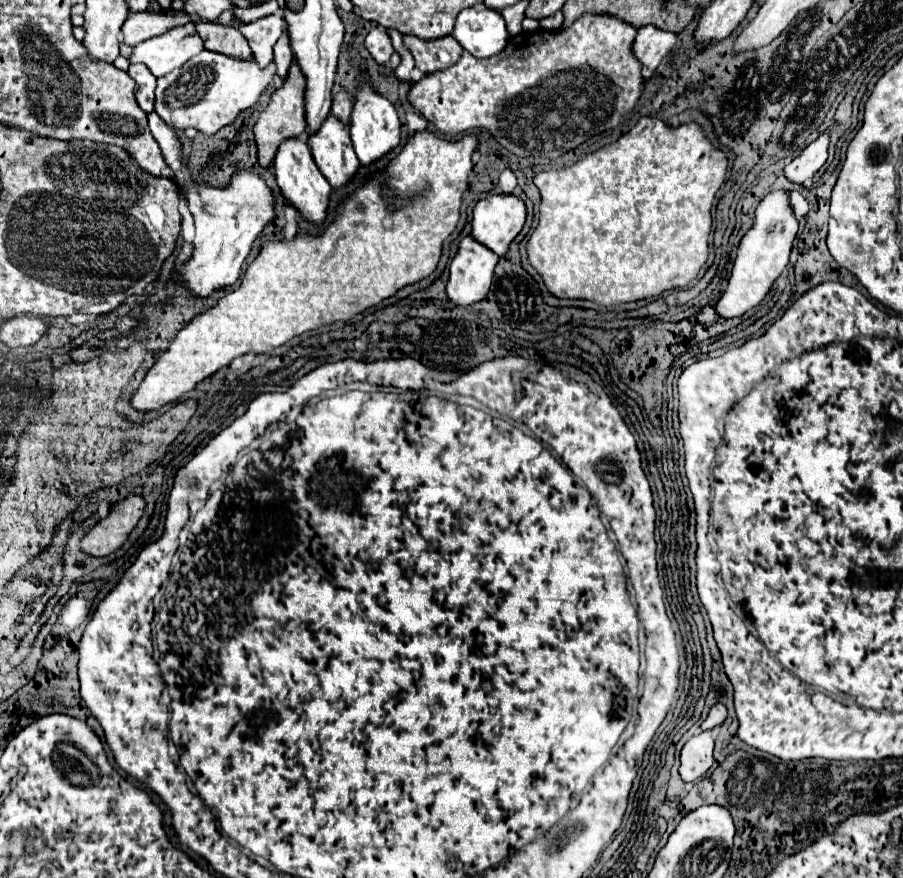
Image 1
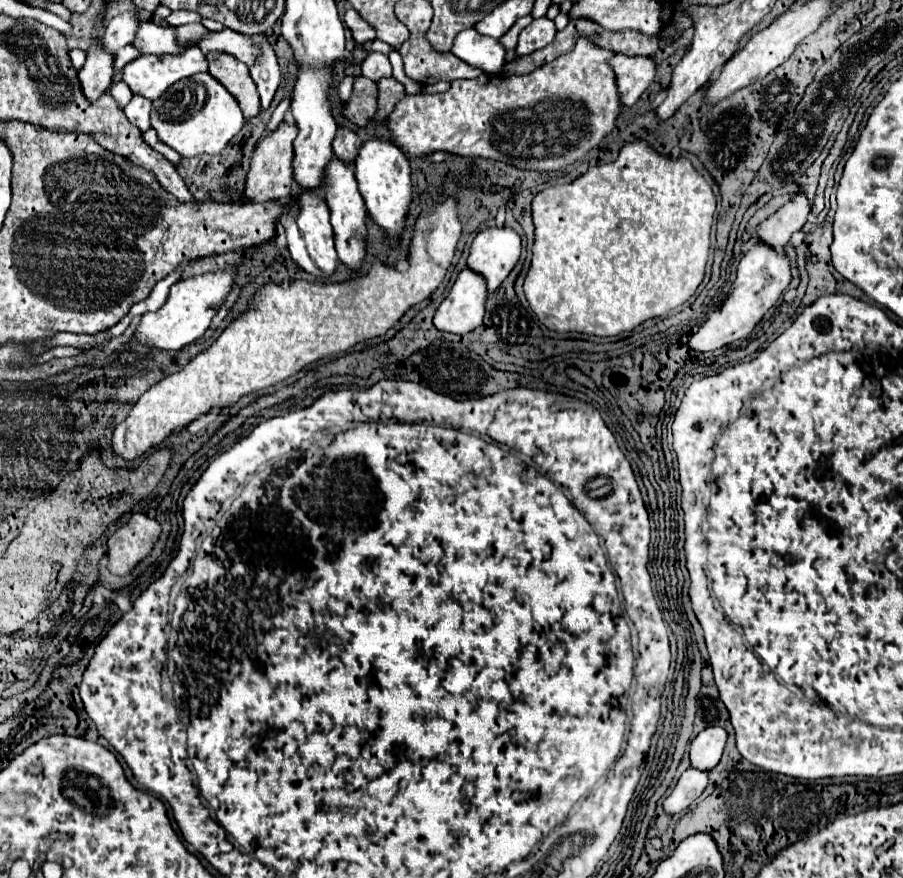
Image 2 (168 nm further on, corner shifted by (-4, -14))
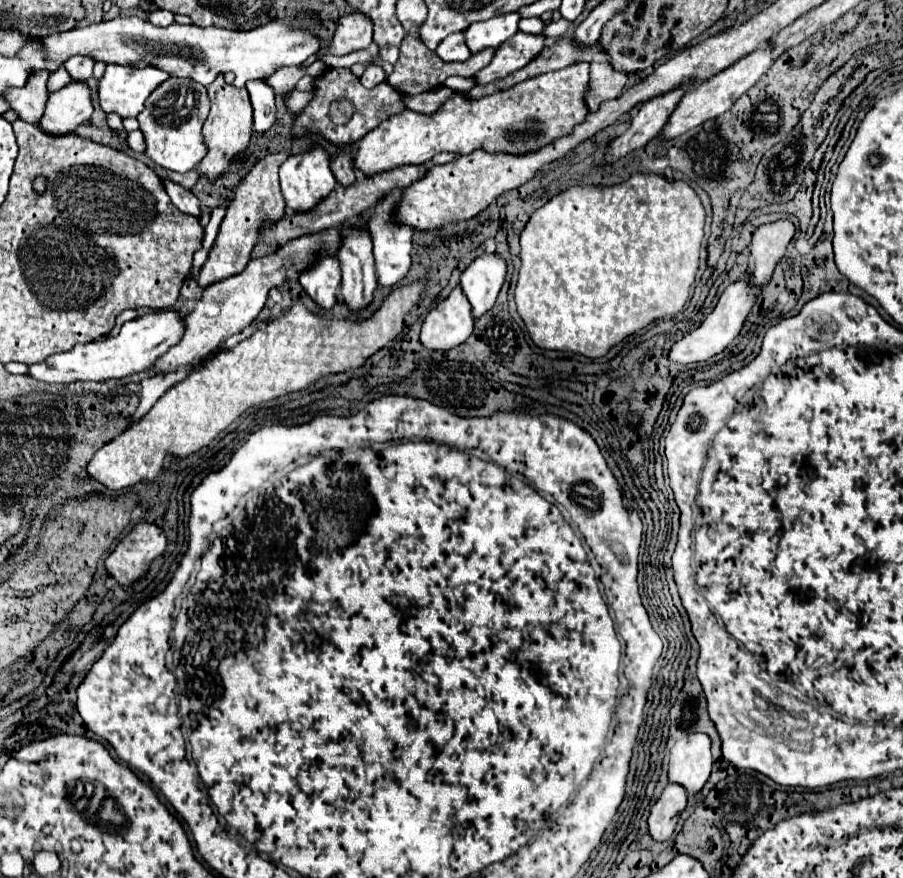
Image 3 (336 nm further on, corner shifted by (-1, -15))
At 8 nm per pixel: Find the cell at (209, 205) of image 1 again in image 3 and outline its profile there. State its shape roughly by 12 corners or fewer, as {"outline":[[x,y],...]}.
{"outline":[[175,311],[127,321],[119,335],[29,367],[67,385],[149,369],[185,331]]}

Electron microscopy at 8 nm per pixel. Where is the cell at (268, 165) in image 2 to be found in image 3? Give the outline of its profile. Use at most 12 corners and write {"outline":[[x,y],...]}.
{"outline":[[267,155],[235,189],[197,275],[205,289],[241,273],[261,227],[285,215]]}

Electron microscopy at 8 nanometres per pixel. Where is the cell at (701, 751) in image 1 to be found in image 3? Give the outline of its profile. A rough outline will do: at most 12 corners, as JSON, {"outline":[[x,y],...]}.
{"outline":[[669,783],[649,813],[649,835],[667,841],[687,805]]}

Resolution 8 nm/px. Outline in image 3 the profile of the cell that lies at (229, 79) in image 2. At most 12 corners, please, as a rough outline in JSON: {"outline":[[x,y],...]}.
{"outline":[[222,73],[207,86],[207,155],[199,177],[215,181],[247,149],[253,109],[247,89]]}

